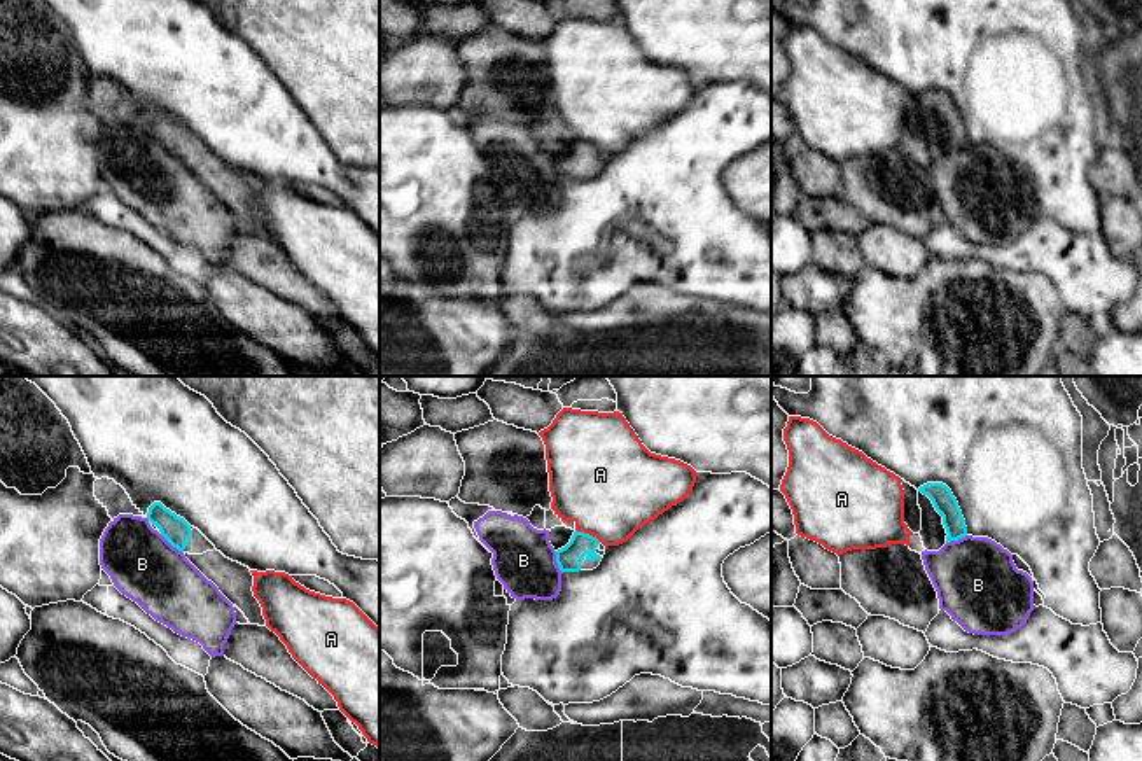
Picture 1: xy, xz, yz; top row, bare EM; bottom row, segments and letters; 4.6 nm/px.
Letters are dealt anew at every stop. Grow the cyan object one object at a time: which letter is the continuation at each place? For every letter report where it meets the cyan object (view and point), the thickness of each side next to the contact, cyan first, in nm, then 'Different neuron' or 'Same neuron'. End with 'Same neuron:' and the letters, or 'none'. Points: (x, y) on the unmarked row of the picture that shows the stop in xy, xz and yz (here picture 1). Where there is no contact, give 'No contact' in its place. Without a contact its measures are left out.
A: Touches cyan at xz (588, 142). Thickness 120 nm (cyan) against 460 nm. Different neuron
B: Touches cyan at xy (172, 153). Thickness 120 nm (cyan) against 320 nm. Different neuron
Same neuron: none

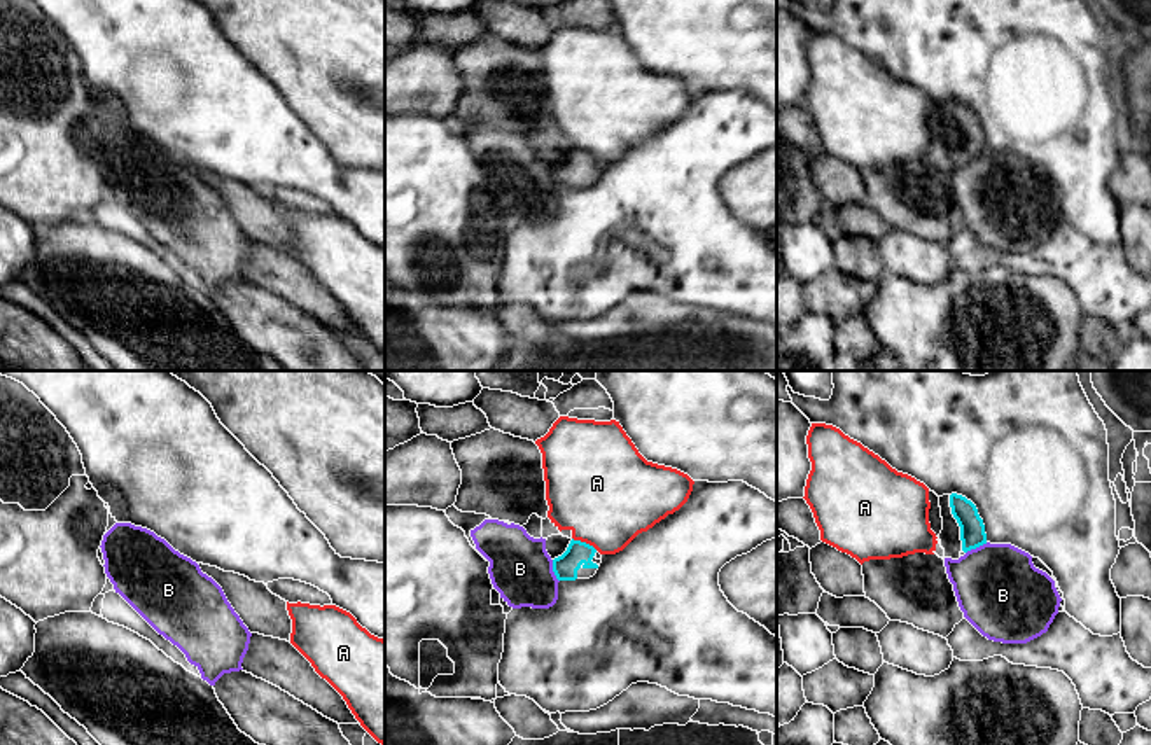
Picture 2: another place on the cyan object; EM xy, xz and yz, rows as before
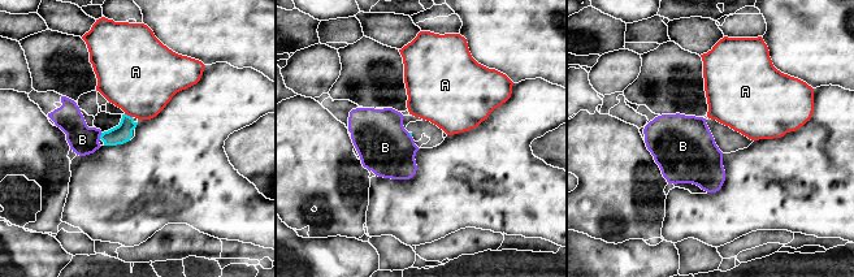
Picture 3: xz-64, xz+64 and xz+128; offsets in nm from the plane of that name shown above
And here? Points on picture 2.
A: Touches cyan at xz (585, 151). Thickness 120 nm (cyan) against 460 nm. Different neuron
B: Touches cyan at xz (553, 179). Thickness 120 nm (cyan) against 280 nm. Different neuron
Same neuron: none

